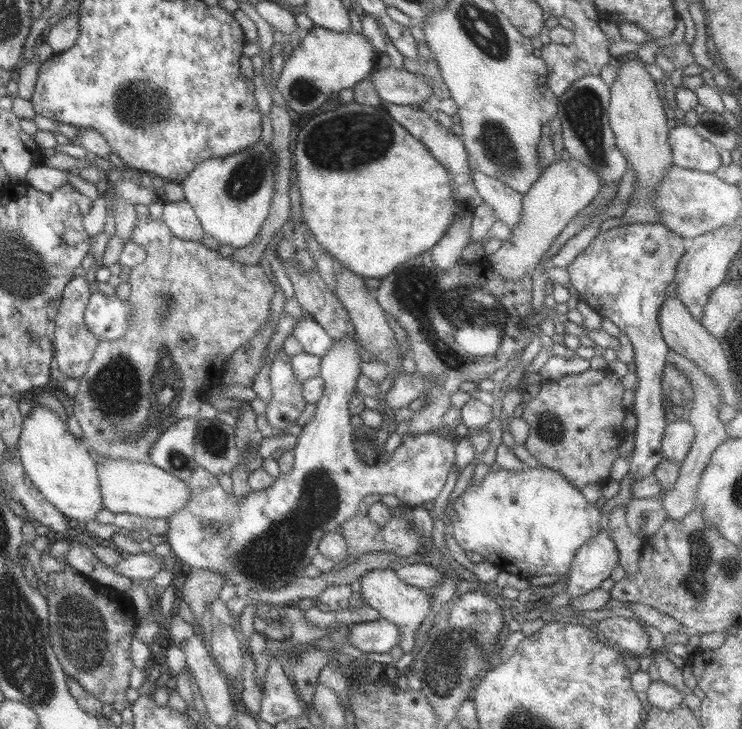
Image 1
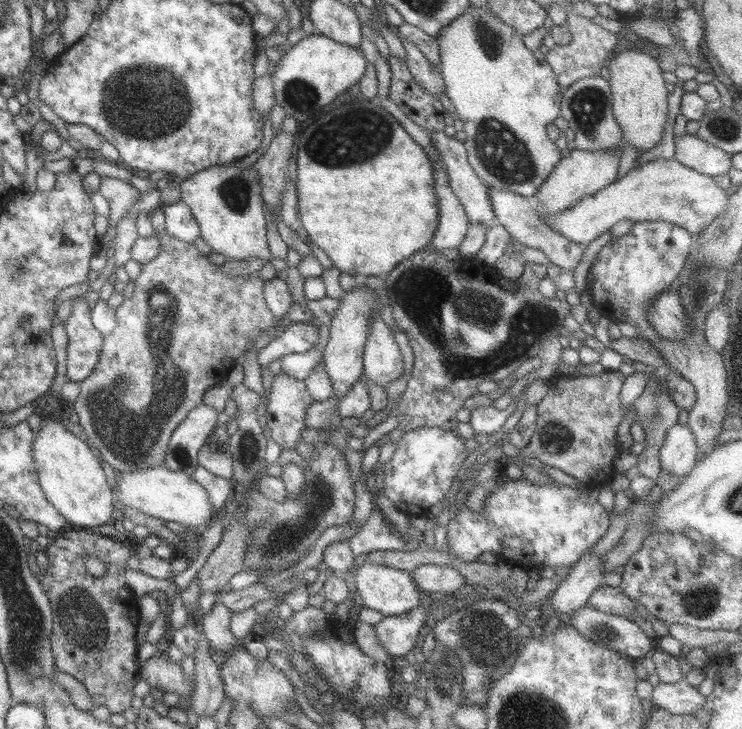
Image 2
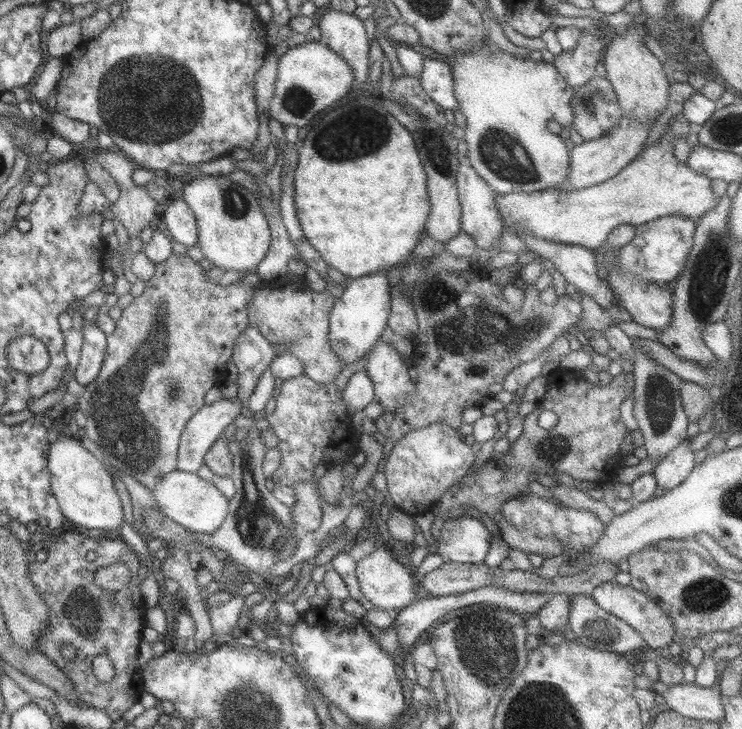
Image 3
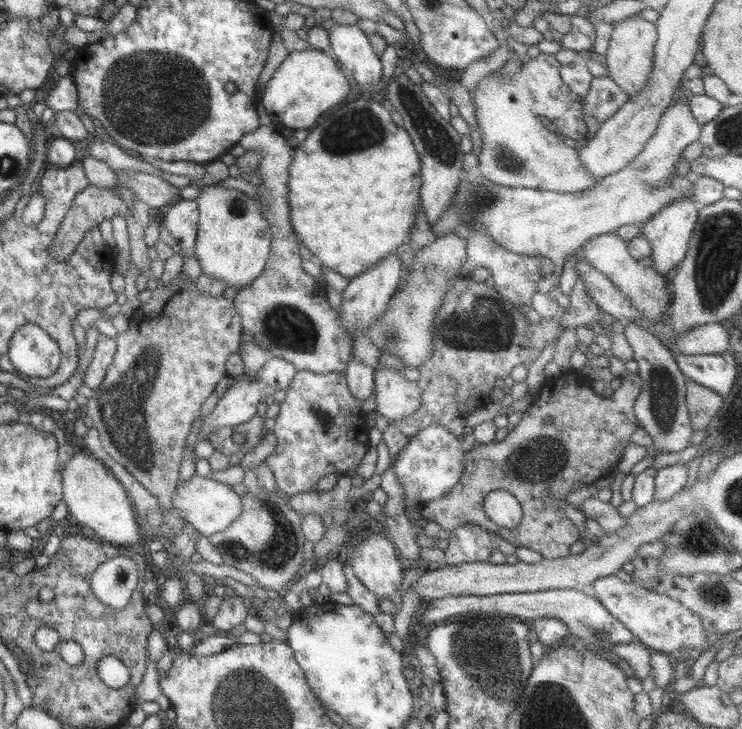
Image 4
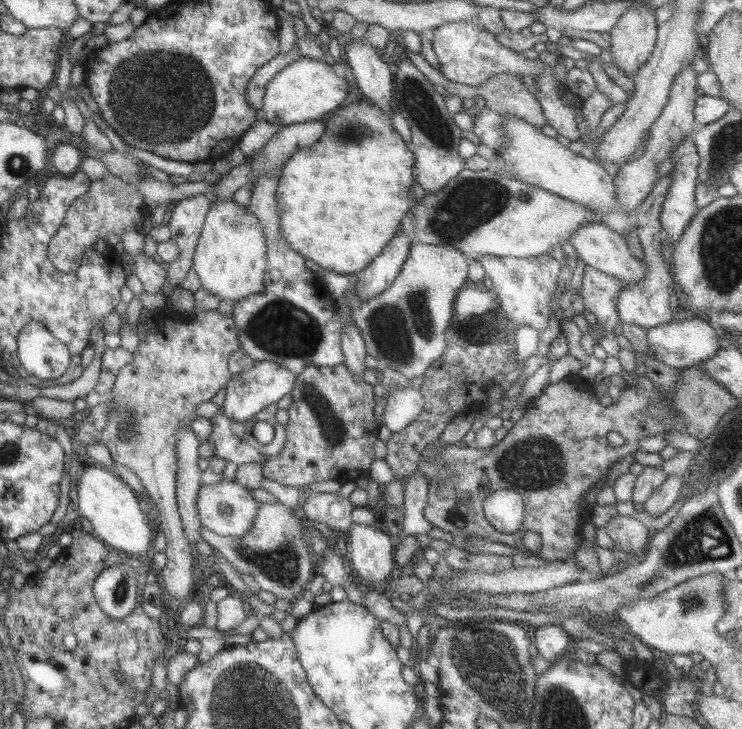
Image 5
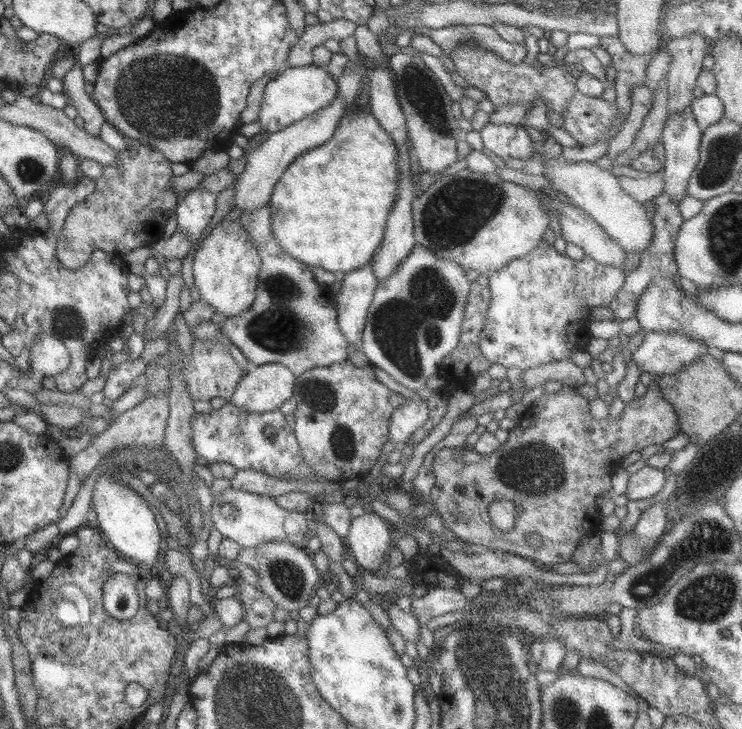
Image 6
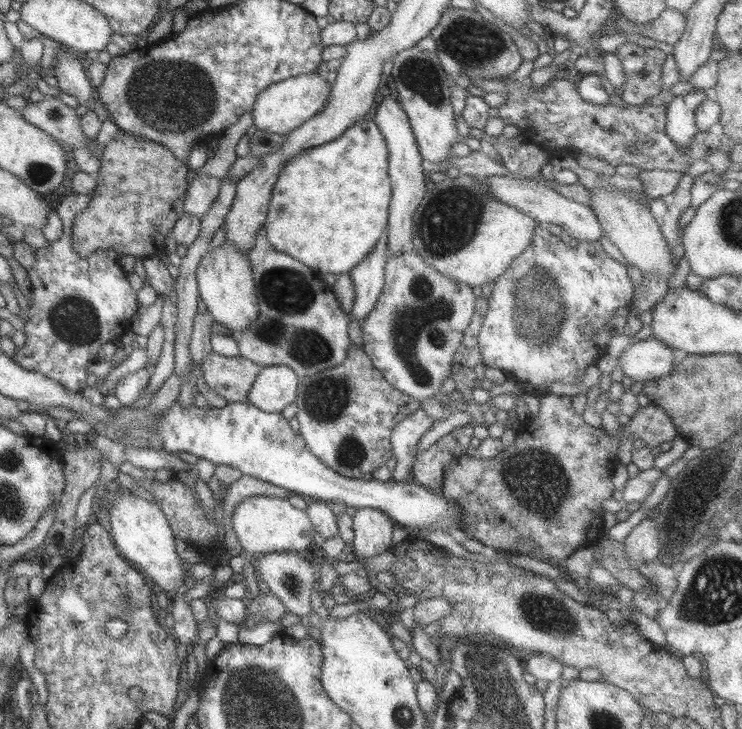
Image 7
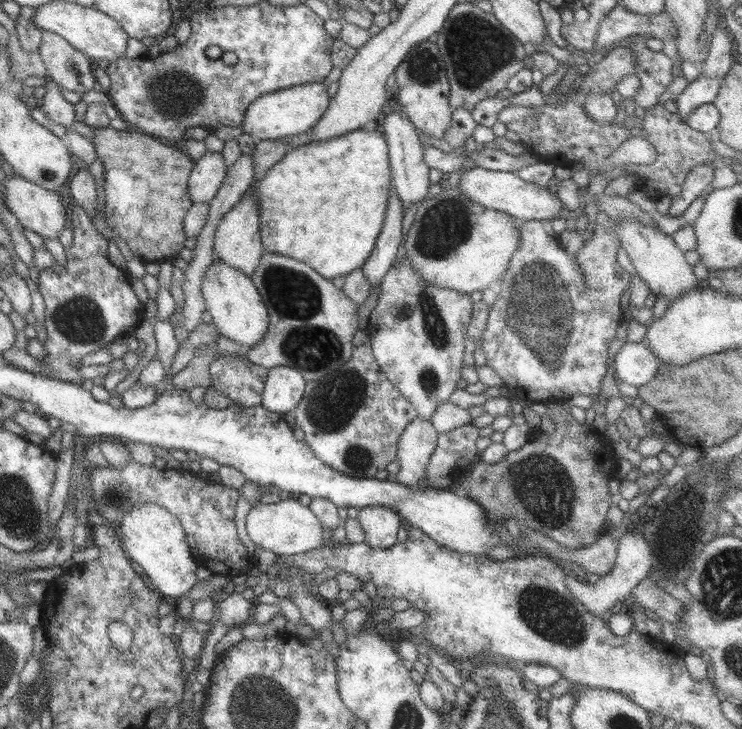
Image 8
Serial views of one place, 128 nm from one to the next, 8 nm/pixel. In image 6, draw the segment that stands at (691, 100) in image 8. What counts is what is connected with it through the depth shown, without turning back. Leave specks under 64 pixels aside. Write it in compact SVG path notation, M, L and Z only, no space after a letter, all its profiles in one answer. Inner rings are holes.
M689 106L679 112L679 114L671 114L667 116L664 122L659 142L664 149L662 176L662 193L667 194L673 202L679 202L685 194L685 186L687 186L687 178L691 176L693 168L698 160L698 147L700 144L701 129L694 121Z

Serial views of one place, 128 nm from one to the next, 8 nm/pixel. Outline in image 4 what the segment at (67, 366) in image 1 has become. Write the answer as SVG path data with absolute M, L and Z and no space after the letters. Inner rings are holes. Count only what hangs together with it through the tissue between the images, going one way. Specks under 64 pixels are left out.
M98 336L89 363L82 374L82 385L95 390L102 382L114 354L114 341L111 338Z

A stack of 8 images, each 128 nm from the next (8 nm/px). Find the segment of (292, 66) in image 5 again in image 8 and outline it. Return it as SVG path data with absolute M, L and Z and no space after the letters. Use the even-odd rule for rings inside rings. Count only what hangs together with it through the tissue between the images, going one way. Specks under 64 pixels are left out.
M307 82L269 92L255 99L245 110L240 126L254 141L275 140L309 131L327 109L329 96L322 82Z

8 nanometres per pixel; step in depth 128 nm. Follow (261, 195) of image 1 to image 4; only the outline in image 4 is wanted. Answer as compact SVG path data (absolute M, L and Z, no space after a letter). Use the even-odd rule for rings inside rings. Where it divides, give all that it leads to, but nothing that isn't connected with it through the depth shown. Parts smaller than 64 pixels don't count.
M217 184L202 186L194 201L198 219L192 255L199 262L200 272L223 282L225 288L234 286L240 292L246 291L264 269L271 244L271 234L259 211L259 203L236 189Z

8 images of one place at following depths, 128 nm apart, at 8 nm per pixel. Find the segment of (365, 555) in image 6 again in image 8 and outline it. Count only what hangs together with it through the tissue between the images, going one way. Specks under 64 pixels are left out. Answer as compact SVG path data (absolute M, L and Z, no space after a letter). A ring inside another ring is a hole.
M365 506L356 517L363 530L363 544L369 548L383 549L396 543L396 532L404 522L395 510L385 506Z

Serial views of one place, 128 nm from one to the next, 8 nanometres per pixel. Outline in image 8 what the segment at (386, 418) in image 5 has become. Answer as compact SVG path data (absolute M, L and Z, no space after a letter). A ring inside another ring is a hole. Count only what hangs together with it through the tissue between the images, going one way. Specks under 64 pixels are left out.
M415 417L409 421L397 439L396 462L399 465L399 471L395 474L396 483L410 487L423 486L424 469L430 454L437 445L437 435L433 425L428 420Z

